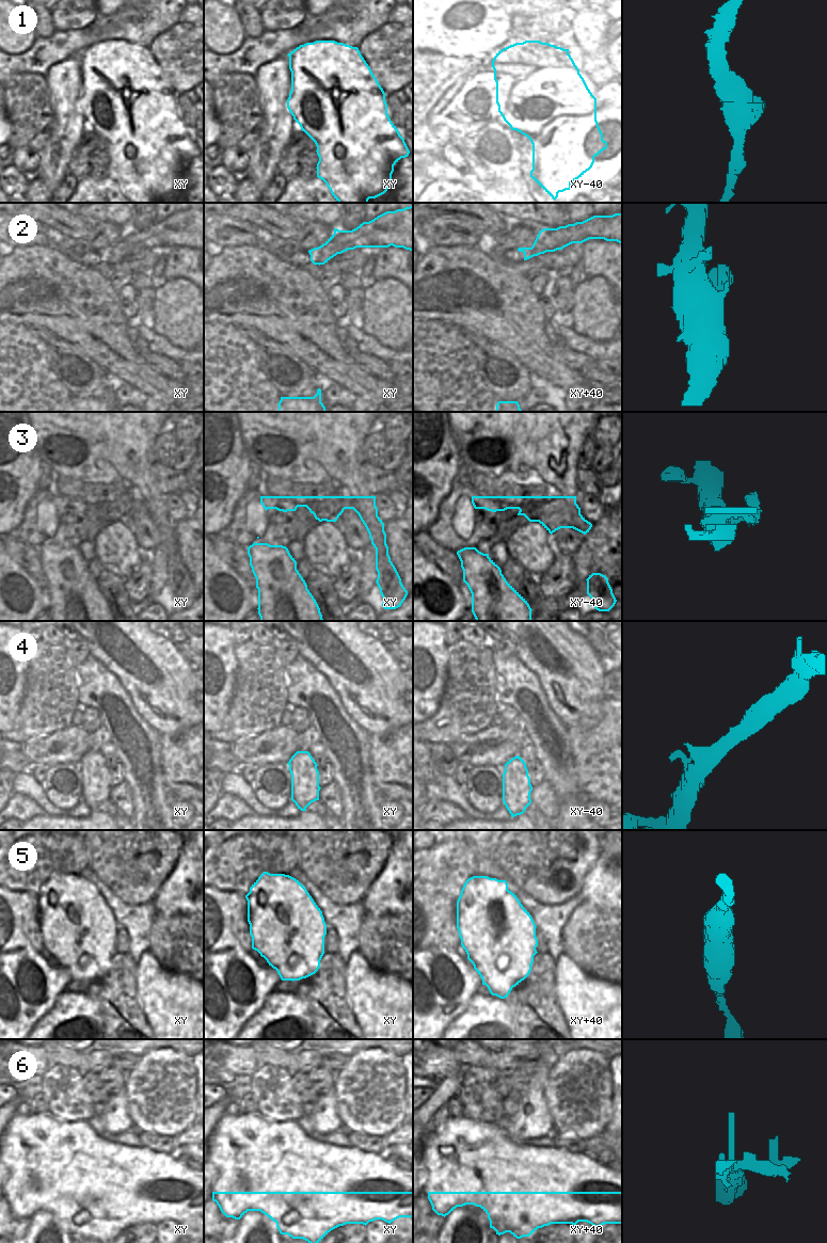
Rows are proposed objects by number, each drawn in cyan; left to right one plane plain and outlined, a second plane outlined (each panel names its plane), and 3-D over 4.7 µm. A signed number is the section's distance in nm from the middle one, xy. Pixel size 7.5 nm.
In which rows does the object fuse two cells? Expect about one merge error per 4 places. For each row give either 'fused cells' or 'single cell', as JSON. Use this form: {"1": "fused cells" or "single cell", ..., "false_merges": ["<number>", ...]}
{"1": "single cell", "2": "single cell", "3": "single cell", "4": "single cell", "5": "single cell", "6": "single cell", "false_merges": []}

